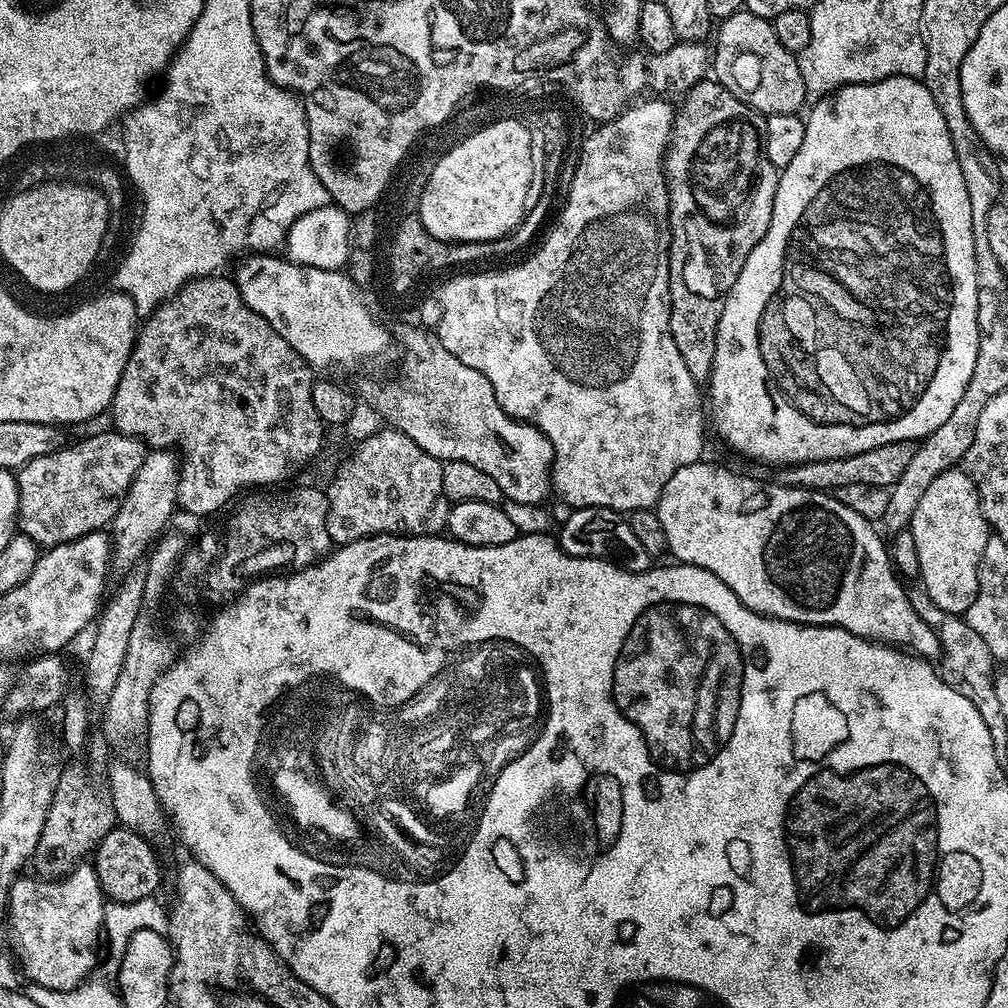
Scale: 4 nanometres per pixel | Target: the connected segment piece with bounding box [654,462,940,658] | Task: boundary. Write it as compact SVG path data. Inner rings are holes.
M697 462L690 466L682 466L666 482L666 486L660 495L660 501L656 503L654 511L662 522L662 530L666 530L666 542L668 552L676 555L675 559L682 564L693 564L710 574L714 574L750 610L760 612L763 616L775 616L778 620L788 620L791 624L811 624L813 626L835 626L844 628L847 632L853 632L856 636L862 636L870 640L884 643L889 646L899 646L921 658L936 658L940 655L940 643L936 637L936 629L927 620L923 620L910 606L908 592L905 585L898 579L898 573L892 566L889 549L880 541L880 536L875 532L873 521L862 518L862 514L854 514L850 506L842 506L842 502L836 500L835 495L826 492L813 492L811 488L797 488L783 482L767 484L764 480L751 480L748 476L739 476L722 465L704 464Z

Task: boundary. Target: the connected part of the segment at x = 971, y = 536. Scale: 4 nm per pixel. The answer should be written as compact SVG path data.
M959 467L946 470L930 482L926 494L922 494L918 502L918 510L914 510L910 531L914 534L914 543L918 545L918 562L920 563L920 579L924 593L931 598L934 606L953 614L967 613L969 606L974 602L978 590L978 570L982 550L986 550L986 542L990 535L988 519L980 509L980 495L976 483L968 473Z

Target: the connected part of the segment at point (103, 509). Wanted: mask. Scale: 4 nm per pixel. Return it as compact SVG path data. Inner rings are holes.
M109 430L96 432L77 444L69 443L56 452L29 461L15 473L19 531L31 538L41 549L47 550L55 544L65 544L91 532L107 529L126 498L134 474L138 474L138 466L142 466L145 451L143 440L135 440L133 436L123 436L118 431Z

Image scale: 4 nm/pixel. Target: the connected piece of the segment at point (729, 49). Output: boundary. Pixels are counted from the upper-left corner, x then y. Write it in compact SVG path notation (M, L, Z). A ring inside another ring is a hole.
M741 10L738 14L719 21L714 32L714 40L715 36L714 76L722 87L730 90L730 94L734 94L742 102L746 102L746 106L761 112L765 118L774 114L797 114L801 111L800 107L806 104L806 97L800 62L794 53L786 50L786 46L782 46L782 42L778 40L773 21L763 20L752 12Z

